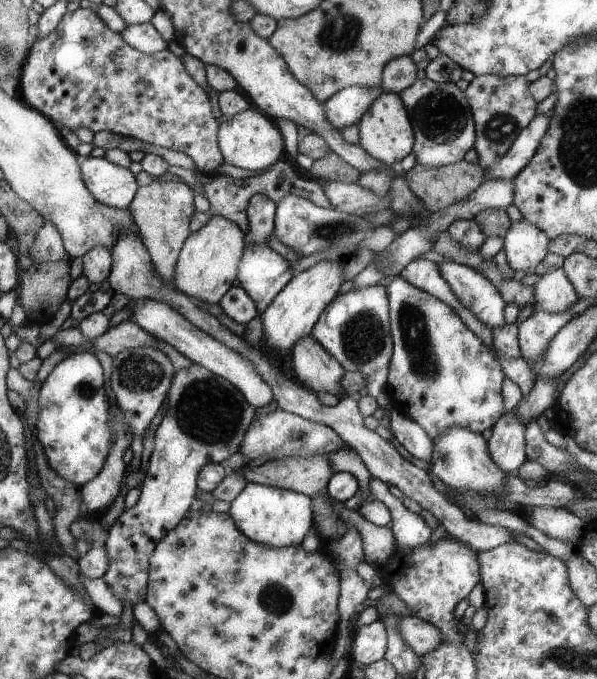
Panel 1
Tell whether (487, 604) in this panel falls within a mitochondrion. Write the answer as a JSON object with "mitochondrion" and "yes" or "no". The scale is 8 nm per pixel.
{"mitochondrion":"no"}

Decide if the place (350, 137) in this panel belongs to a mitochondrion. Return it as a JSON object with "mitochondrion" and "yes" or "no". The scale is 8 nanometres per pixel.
{"mitochondrion":"no"}

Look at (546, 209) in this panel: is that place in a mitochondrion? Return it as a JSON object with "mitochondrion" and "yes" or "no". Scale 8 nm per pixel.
{"mitochondrion":"no"}

